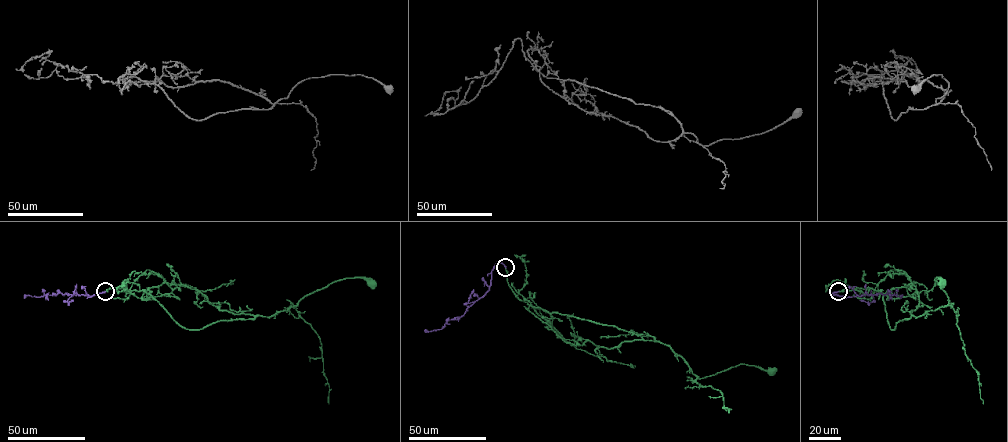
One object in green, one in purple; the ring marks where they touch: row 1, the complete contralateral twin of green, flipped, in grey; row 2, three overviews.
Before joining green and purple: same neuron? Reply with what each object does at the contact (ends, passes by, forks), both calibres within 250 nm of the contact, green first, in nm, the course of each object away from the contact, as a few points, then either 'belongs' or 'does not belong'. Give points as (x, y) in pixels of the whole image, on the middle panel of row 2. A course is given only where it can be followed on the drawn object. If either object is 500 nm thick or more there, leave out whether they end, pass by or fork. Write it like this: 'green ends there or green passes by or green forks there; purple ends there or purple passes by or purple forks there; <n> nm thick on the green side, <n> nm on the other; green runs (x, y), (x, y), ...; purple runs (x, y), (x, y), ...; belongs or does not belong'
green ends there; purple ends there; 280 nm thick on the green side, 280 nm on the other; green runs (506, 267), (508, 285), (522, 301), (549, 313), (649, 335), (679, 355), (699, 378), (741, 364), (771, 371); purple runs (506, 267), (500, 262), (496, 264), (489, 290), (462, 315), (448, 319), (441, 329), (424, 330); does not belong

